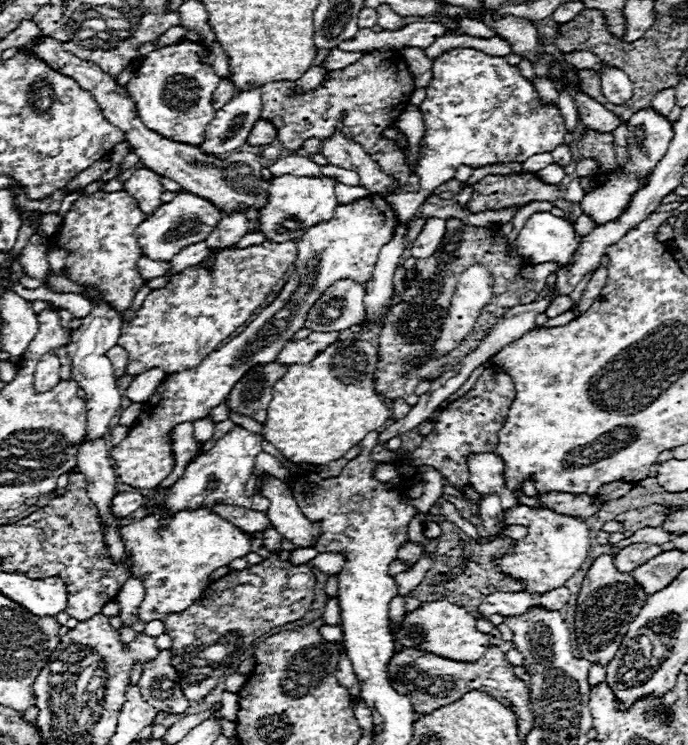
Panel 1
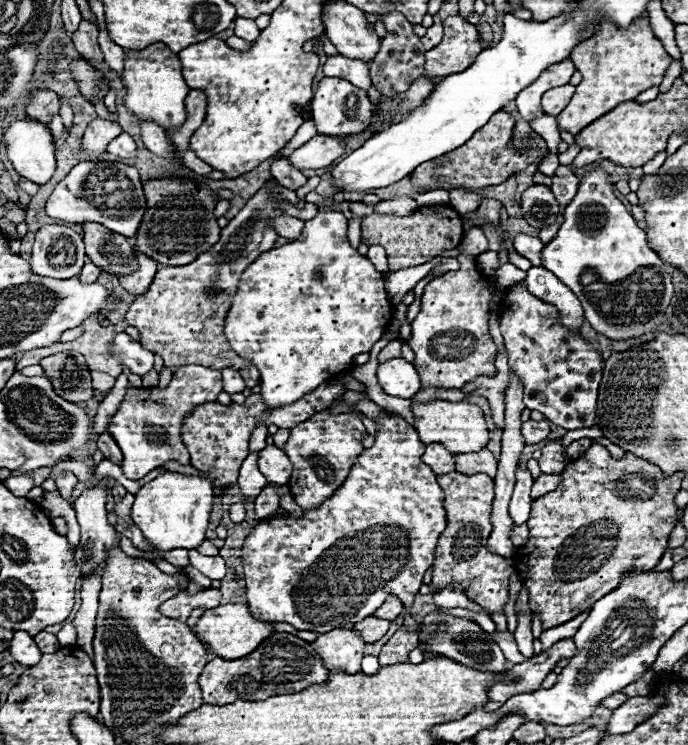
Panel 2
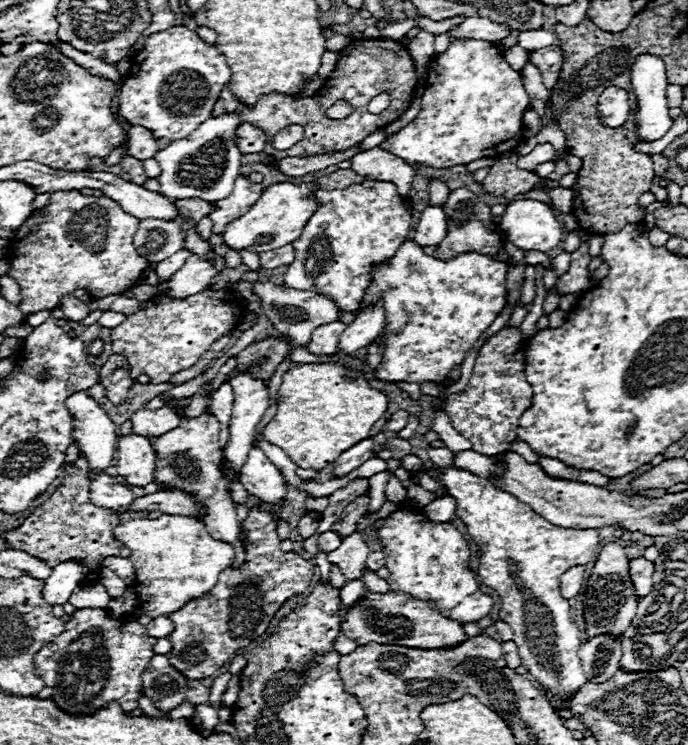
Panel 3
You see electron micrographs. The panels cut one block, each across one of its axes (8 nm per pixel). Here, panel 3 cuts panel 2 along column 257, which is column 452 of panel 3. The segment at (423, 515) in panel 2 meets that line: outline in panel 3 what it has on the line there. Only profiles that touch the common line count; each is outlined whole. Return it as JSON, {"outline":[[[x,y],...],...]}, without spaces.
{"outline":[[[396,512],[380,528],[380,540],[382,550],[388,552],[386,568],[390,570],[388,584],[392,590],[434,600],[444,616],[464,624],[478,622],[492,612],[494,598],[480,590],[474,592],[470,550],[464,536],[452,524],[432,524],[422,512]]]}

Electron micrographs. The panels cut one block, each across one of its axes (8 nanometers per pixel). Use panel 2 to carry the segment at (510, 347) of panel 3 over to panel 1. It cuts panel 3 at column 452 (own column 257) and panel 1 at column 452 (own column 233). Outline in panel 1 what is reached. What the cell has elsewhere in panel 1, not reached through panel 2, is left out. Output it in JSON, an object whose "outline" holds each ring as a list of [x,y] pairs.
{"outline":[[[486,368],[478,378],[472,390],[468,390],[460,400],[452,402],[446,410],[436,414],[434,430],[424,438],[424,442],[410,454],[412,466],[432,466],[436,468],[454,488],[464,492],[468,484],[460,484],[460,480],[468,480],[468,456],[470,454],[486,454],[494,452],[498,444],[498,430],[504,426],[508,408],[514,400],[514,384],[510,376],[498,368]]]}

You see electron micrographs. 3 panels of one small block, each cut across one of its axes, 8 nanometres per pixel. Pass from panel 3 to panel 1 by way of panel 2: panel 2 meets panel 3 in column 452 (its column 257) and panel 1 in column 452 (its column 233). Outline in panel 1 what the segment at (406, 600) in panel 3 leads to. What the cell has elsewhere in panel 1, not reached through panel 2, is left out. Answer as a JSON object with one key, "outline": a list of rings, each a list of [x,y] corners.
{"outline":[[[446,600],[424,602],[416,612],[408,612],[396,638],[406,648],[418,648],[438,656],[448,656],[450,660],[466,660],[466,662],[482,658],[486,654],[486,648],[492,646],[488,634],[476,630],[476,618],[472,616],[472,612]]]}

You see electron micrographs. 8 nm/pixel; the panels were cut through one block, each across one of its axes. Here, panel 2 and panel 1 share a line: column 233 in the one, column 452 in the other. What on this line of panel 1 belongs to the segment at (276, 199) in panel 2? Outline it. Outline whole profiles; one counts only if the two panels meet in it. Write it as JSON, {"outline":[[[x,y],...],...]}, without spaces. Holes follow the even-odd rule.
{"outline":[[[456,218],[446,220],[446,234],[442,240],[442,246],[434,256],[426,260],[416,262],[416,276],[414,280],[406,282],[406,290],[400,298],[398,304],[388,308],[388,314],[384,318],[380,338],[378,338],[378,352],[380,352],[380,362],[378,362],[378,372],[376,372],[376,382],[374,388],[384,394],[386,398],[408,398],[414,394],[416,384],[420,384],[426,378],[436,380],[438,374],[450,370],[454,364],[460,362],[460,358],[466,356],[468,348],[472,348],[486,332],[488,328],[500,318],[508,308],[518,306],[518,304],[530,304],[534,302],[540,292],[546,288],[546,278],[558,270],[556,264],[510,264],[512,258],[506,252],[508,242],[506,240],[492,240],[492,230],[490,228],[476,228],[476,226],[466,226]],[[470,264],[486,264],[490,268],[490,274],[494,276],[494,296],[490,298],[490,304],[482,308],[480,318],[474,322],[474,328],[466,334],[466,340],[454,348],[448,356],[440,360],[428,358],[422,366],[412,366],[410,360],[414,356],[424,356],[432,352],[432,344],[438,338],[442,318],[448,312],[454,286],[458,282],[458,276],[470,268]]]}

